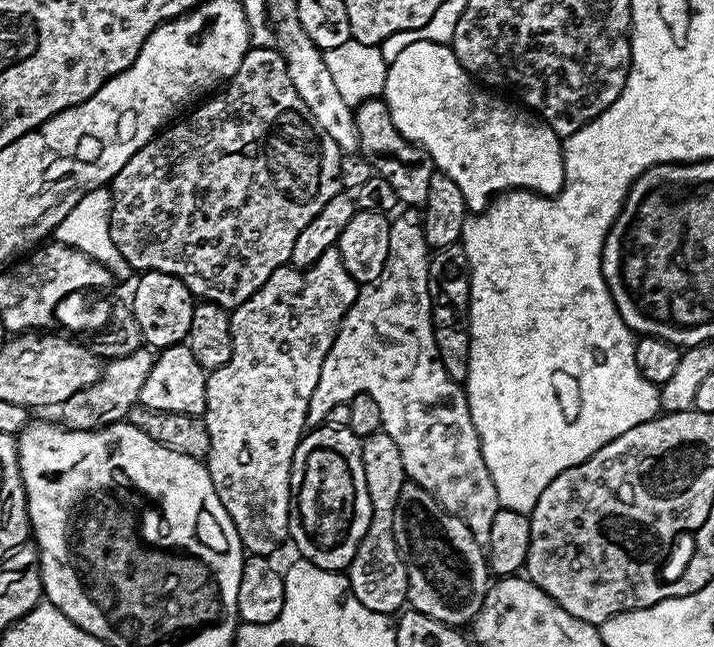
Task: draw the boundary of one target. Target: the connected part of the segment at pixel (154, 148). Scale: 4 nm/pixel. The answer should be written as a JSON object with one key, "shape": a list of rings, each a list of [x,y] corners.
{"shape":[[[249,47],[246,58],[242,58],[242,66],[238,66],[231,80],[227,81],[222,91],[216,95],[205,99],[183,118],[177,119],[171,126],[165,127],[163,131],[153,136],[149,144],[142,146],[142,150],[138,150],[138,154],[134,154],[130,162],[126,162],[122,170],[118,170],[116,177],[110,181],[112,209],[108,215],[108,229],[114,246],[122,254],[124,263],[129,269],[136,271],[137,268],[137,273],[140,274],[146,272],[170,274],[184,283],[192,292],[193,297],[209,300],[231,310],[256,293],[266,282],[266,278],[274,274],[274,270],[285,267],[291,261],[294,238],[302,234],[302,230],[314,218],[314,214],[318,214],[318,210],[322,210],[322,206],[326,206],[330,198],[341,195],[340,158],[342,153],[333,138],[330,138],[330,135],[318,126],[314,116],[306,108],[305,102],[299,98],[293,83],[290,82],[283,54],[275,47]]]}

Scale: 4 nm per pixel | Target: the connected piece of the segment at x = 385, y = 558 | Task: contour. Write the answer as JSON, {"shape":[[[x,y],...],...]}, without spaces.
{"shape":[[[383,430],[363,437],[360,449],[362,470],[366,470],[366,486],[370,490],[372,517],[370,526],[366,526],[366,534],[346,569],[346,575],[358,602],[362,602],[366,610],[396,614],[405,607],[408,599],[406,566],[394,538],[394,506],[398,506],[398,494],[402,494],[402,486],[406,482],[402,450],[398,450],[398,442],[394,442],[394,438],[390,438],[390,434]]]}

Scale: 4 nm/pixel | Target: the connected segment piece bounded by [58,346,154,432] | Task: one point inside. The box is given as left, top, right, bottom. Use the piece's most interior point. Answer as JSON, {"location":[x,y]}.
{"location":[107,401]}

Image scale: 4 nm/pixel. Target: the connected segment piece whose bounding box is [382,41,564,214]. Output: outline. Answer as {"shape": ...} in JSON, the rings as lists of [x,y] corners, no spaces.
{"shape":[[[413,42],[388,65],[382,99],[390,110],[390,118],[394,118],[394,126],[398,126],[411,144],[425,148],[443,175],[458,182],[458,190],[462,190],[469,209],[476,214],[485,211],[495,197],[506,192],[531,190],[542,196],[555,196],[564,185],[562,137],[531,111],[515,108],[500,96],[503,95],[493,94],[477,83],[460,65],[448,44]]]}

